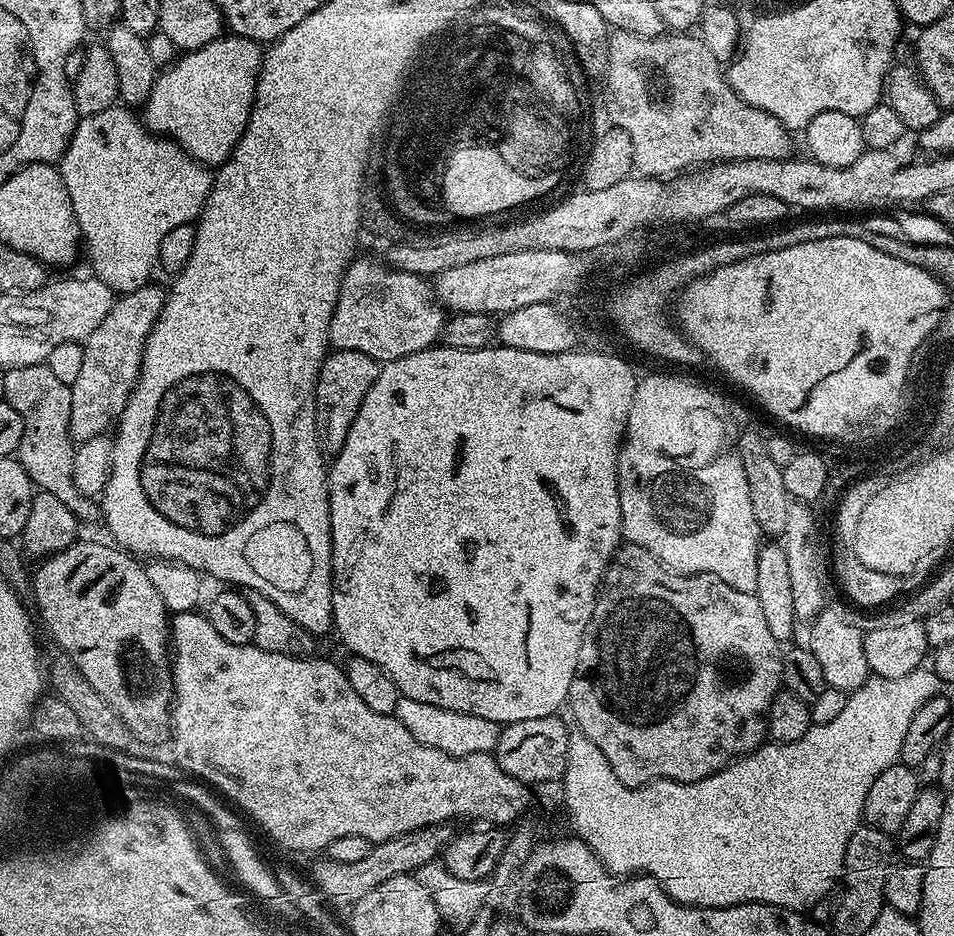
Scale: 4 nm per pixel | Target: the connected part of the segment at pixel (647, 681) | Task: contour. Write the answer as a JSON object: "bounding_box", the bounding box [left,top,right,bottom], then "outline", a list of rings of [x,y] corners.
{"bounding_box":[567,542,782,788],"outline":[[[624,542],[616,549],[616,555],[604,574],[600,591],[596,594],[596,605],[578,650],[578,666],[568,691],[567,707],[572,708],[572,716],[581,728],[579,731],[590,738],[598,750],[602,750],[606,762],[610,762],[610,770],[614,770],[614,774],[618,774],[626,786],[638,788],[642,784],[651,784],[653,780],[677,780],[689,784],[722,771],[733,760],[747,756],[765,743],[768,736],[768,711],[772,699],[782,688],[781,670],[782,644],[774,638],[774,634],[770,634],[770,626],[766,626],[766,617],[762,614],[762,606],[758,606],[756,595],[734,590],[734,586],[722,582],[722,578],[709,572],[677,574],[665,568],[642,546]]]}

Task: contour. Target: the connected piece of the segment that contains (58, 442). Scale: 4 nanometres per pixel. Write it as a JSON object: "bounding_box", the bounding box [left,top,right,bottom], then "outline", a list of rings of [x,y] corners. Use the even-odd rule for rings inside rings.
{"bounding_box":[2,363,102,521],"outline":[[[47,363],[34,366],[10,368],[3,373],[4,392],[2,399],[18,414],[22,414],[22,442],[18,459],[33,485],[41,492],[54,494],[76,515],[77,521],[92,520],[101,515],[102,508],[93,497],[84,496],[74,486],[74,456],[76,449],[70,434],[70,398],[72,389],[61,382],[47,366]]]}

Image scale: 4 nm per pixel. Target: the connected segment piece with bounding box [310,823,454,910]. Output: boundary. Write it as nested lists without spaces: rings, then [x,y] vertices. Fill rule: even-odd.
[[[451,823],[427,824],[418,830],[410,830],[406,834],[398,834],[398,838],[381,840],[373,843],[370,854],[362,858],[362,862],[334,862],[327,858],[320,858],[316,869],[310,873],[315,887],[333,909],[351,909],[357,904],[374,886],[382,886],[386,878],[415,874],[419,868],[433,863],[443,853],[444,847],[451,842],[454,829]]]

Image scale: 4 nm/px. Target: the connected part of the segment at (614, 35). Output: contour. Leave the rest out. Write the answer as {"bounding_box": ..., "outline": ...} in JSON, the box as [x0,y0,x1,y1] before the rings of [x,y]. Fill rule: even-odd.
{"bounding_box":[602,31,789,178],"outline":[[[613,31],[608,37],[608,66],[602,73],[604,88],[608,91],[608,108],[612,111],[611,123],[615,127],[626,130],[630,134],[630,143],[634,146],[632,163],[637,173],[648,178],[672,178],[693,166],[704,166],[709,162],[723,162],[726,160],[749,160],[750,158],[766,158],[767,160],[782,160],[789,155],[789,129],[783,128],[776,118],[750,106],[742,97],[728,85],[728,77],[721,61],[706,50],[704,41],[696,34],[665,34],[654,38],[638,38],[638,34]]]}

